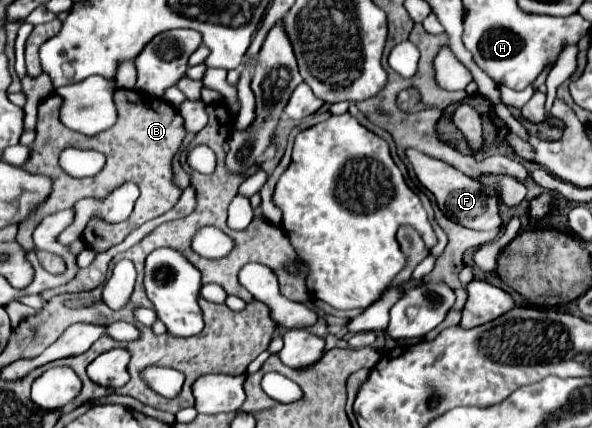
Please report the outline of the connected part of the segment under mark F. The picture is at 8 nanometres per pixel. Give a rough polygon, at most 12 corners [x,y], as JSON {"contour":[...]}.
{"contour":[[409,150],[417,180],[447,218],[471,230],[501,226],[495,190]]}

